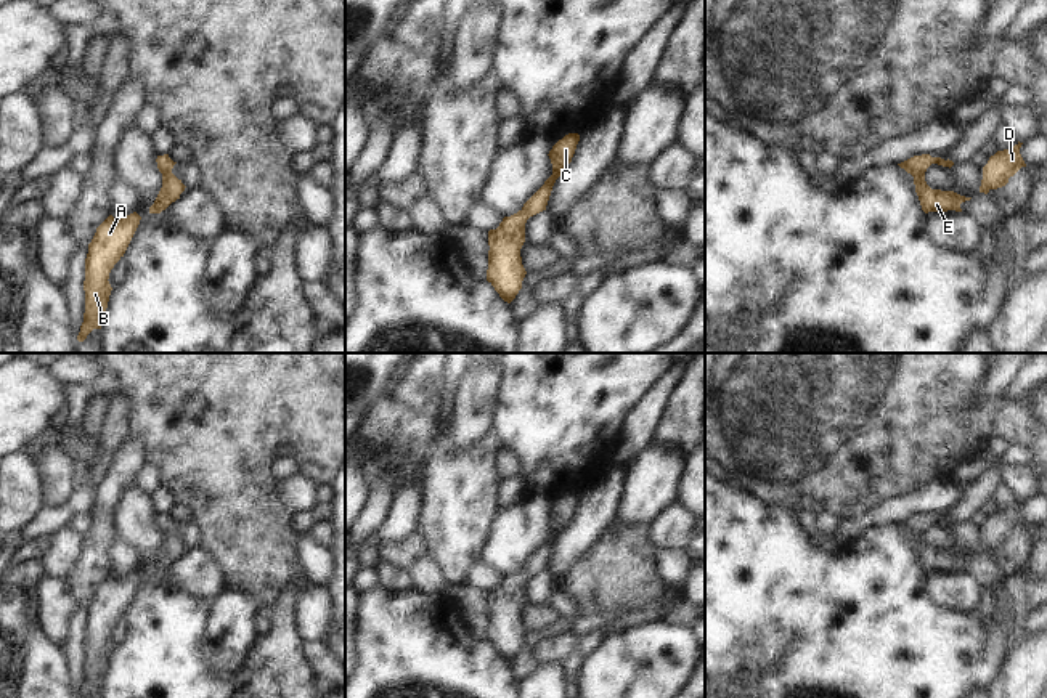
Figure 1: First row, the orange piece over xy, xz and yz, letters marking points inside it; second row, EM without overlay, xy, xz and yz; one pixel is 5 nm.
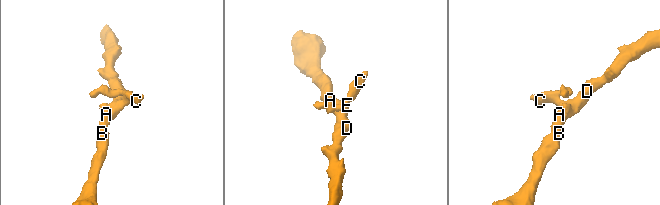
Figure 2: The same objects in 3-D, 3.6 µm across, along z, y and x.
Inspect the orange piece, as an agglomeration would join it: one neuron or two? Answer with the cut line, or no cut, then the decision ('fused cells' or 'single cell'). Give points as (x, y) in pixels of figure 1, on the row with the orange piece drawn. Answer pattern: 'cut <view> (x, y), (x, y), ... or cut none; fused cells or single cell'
cut none; single cell

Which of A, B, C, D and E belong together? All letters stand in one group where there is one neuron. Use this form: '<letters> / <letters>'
A B C D E

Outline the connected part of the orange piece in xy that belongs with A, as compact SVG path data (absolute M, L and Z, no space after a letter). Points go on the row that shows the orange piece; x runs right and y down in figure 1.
M133 212L124 218L109 215L98 228L88 244L85 258L85 313L79 342L84 342L93 329L101 329L104 311L108 308L111 284L109 273L124 257L141 217Z

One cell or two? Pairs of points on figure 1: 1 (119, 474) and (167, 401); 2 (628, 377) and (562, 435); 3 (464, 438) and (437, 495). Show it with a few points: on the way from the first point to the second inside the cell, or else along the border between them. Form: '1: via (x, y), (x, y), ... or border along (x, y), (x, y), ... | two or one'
1: border along (124, 440), (135, 440), (142, 446), (146, 461) | two
2: via (612, 393), (601, 406), (590, 408), (578, 419) | one
3: border along (488, 434), (458, 451), (452, 451), (445, 440) | two

